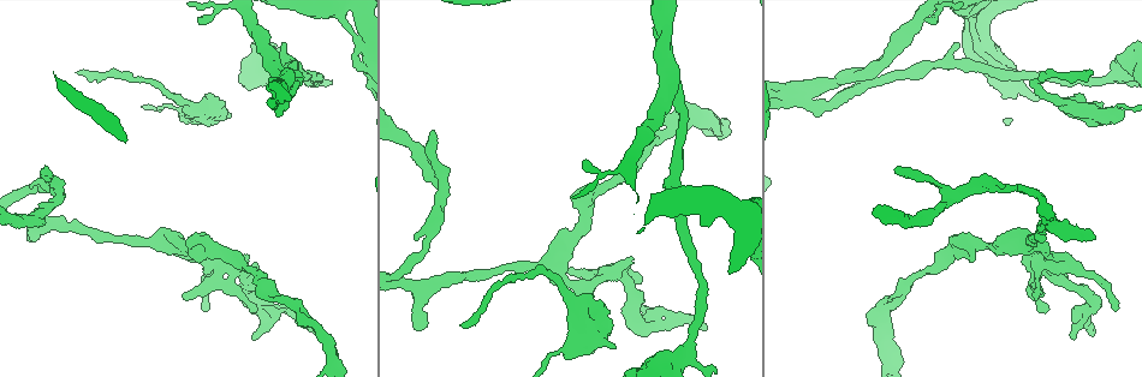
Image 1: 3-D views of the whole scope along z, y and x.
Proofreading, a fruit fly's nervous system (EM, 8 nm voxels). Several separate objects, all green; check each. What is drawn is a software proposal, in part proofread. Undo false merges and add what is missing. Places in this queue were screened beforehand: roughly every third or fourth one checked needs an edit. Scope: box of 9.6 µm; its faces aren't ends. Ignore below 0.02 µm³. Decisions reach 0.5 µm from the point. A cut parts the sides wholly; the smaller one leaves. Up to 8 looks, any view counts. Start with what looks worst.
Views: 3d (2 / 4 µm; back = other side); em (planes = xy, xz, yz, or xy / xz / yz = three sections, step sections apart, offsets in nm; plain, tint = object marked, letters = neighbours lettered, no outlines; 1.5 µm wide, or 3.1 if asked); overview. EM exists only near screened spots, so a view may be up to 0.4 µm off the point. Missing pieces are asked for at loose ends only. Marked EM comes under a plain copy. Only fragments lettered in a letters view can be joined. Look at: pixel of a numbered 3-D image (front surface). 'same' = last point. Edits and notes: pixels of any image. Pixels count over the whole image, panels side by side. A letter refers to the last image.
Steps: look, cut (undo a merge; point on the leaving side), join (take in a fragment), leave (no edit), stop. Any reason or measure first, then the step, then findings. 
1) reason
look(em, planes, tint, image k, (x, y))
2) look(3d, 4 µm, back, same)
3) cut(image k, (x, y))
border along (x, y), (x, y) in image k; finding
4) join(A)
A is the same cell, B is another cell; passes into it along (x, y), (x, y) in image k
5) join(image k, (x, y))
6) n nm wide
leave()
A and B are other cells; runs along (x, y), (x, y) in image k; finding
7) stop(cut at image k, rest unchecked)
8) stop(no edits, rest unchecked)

end of a long branch
look(3d, 2 µm, back, image 1, (78, 74))

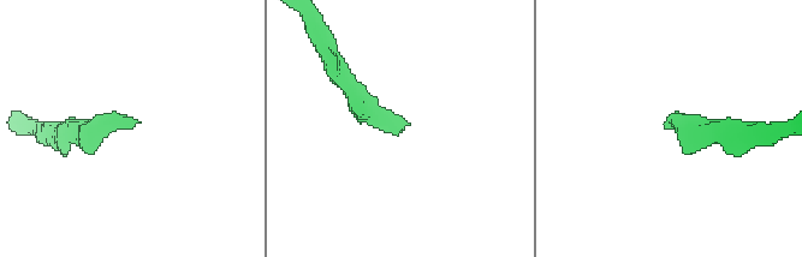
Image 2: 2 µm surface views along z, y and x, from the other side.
now the EM
look(em, planes, letters, image 2, (130, 126))

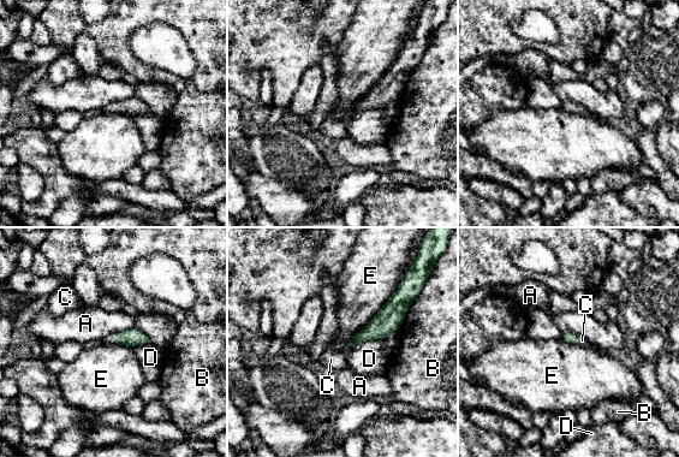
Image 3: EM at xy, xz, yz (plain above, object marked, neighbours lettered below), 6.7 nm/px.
join(C)
C is the same cell, A, B, D and E are other cells; passes into it along (571, 338), (577, 339), (582, 340) in image 3; it goes on there

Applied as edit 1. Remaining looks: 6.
redraw
look(overview)

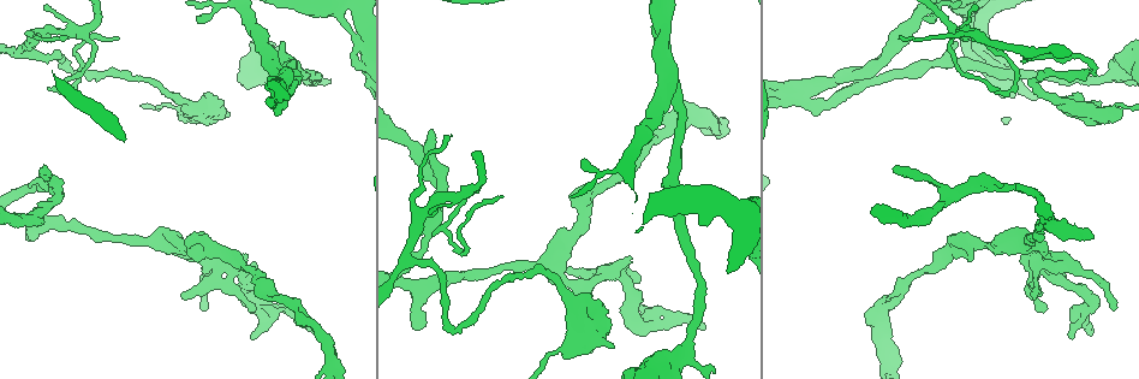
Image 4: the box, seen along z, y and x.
thin end
look(em, planes, letters, image 4, (201, 309))

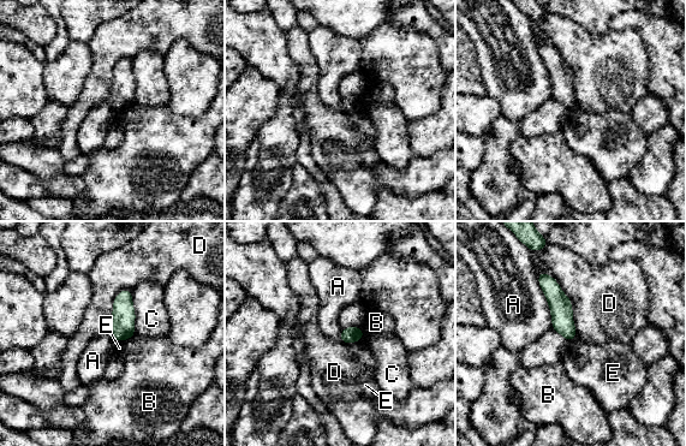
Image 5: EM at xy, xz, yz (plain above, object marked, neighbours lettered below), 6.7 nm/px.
leave()
A, B, C, D and E are other cells; border along (536, 275), (549, 308), (553, 328) in image 5; none of them fits

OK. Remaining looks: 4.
an open end
look(em, planes, letters, image 4, (418, 330))

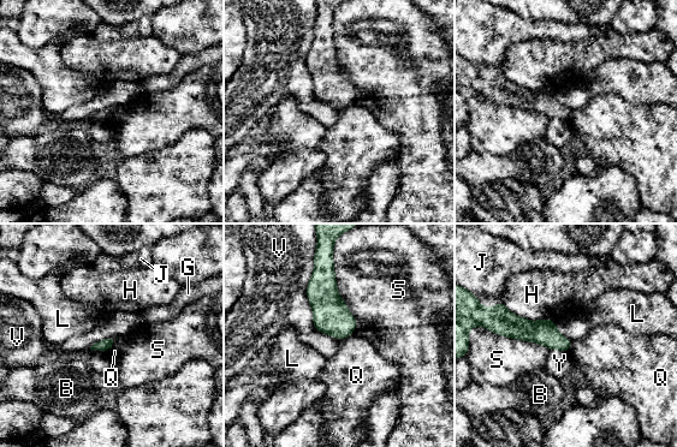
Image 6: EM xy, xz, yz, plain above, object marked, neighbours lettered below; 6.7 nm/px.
leave()
B, G, H, J, L, Q, S, V and Y are other cells; border along (313, 260), (312, 323), (333, 338) in image 6; no lettered fragment goes on from it

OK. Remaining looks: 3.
an open end
look(em, xz, step 4, letters, image 4, (298, 319))

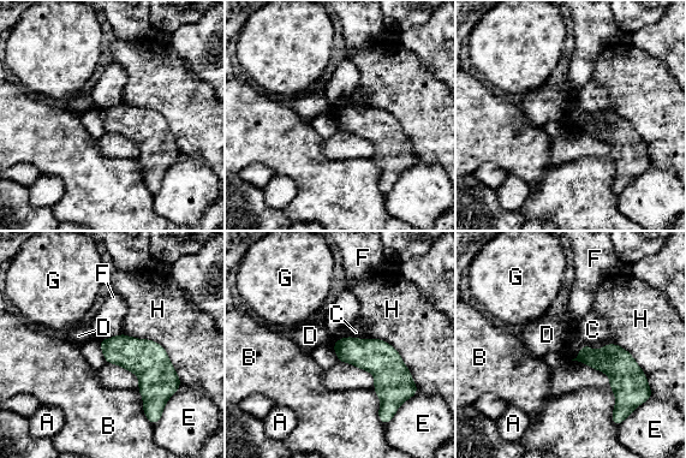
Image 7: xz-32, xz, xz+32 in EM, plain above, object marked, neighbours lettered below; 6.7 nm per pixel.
H touches over 500 nm
leave()
A, B, C, D, E, F, G and H are other cells; none of them fits

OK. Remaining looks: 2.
stop(join at image 3, rest unchecked)

